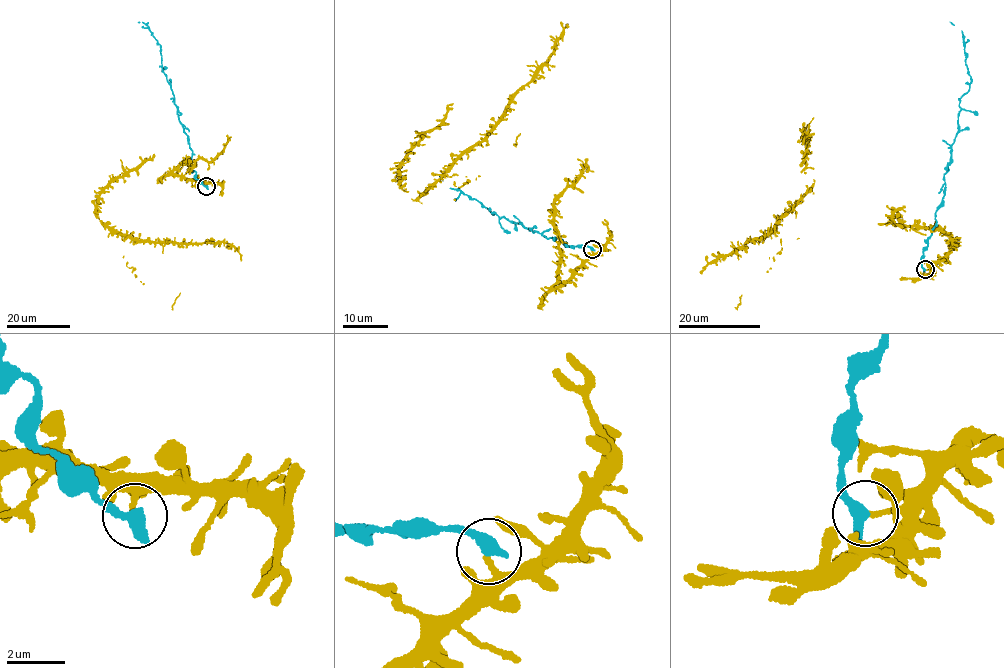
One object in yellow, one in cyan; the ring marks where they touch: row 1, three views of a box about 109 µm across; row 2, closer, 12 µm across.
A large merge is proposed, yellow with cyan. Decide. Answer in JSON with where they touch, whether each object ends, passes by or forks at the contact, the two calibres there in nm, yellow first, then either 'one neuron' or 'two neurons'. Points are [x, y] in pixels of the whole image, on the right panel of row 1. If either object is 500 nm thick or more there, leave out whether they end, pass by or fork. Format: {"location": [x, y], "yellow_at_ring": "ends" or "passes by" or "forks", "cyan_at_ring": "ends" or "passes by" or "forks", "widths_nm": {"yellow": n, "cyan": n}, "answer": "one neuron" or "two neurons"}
{"location": [925, 269], "widths_nm": {"yellow": 150, "cyan": 500}, "answer": "two neurons"}

